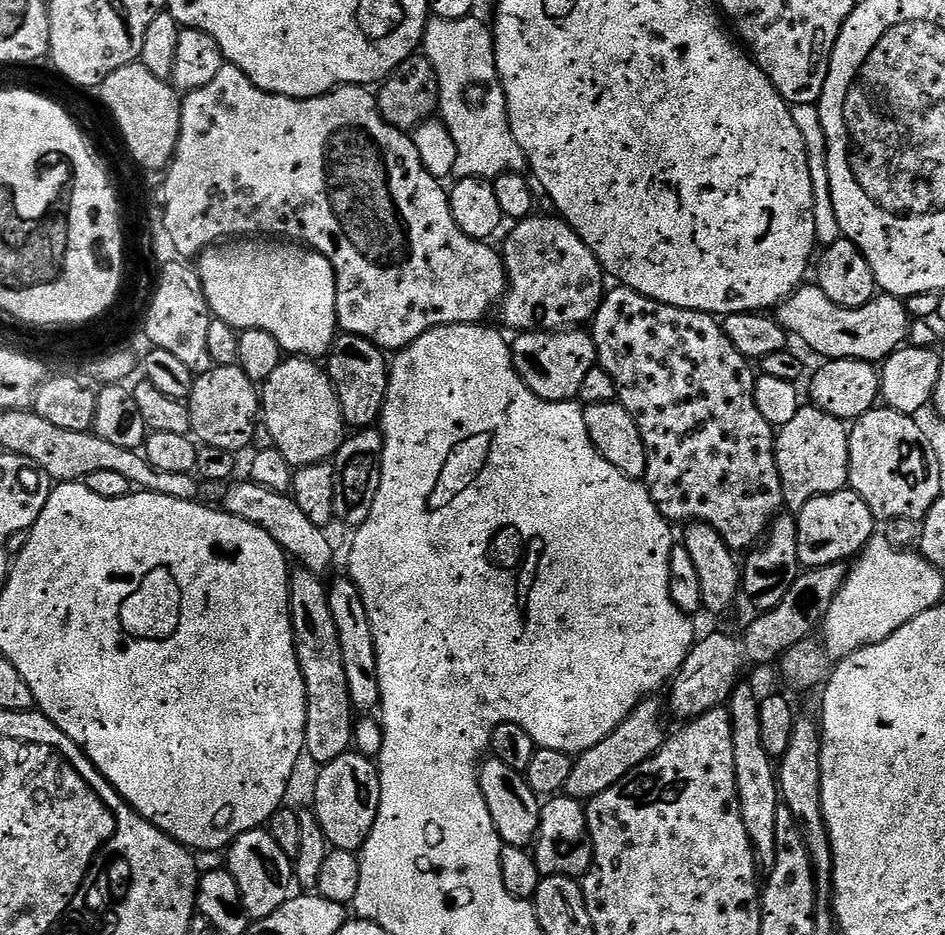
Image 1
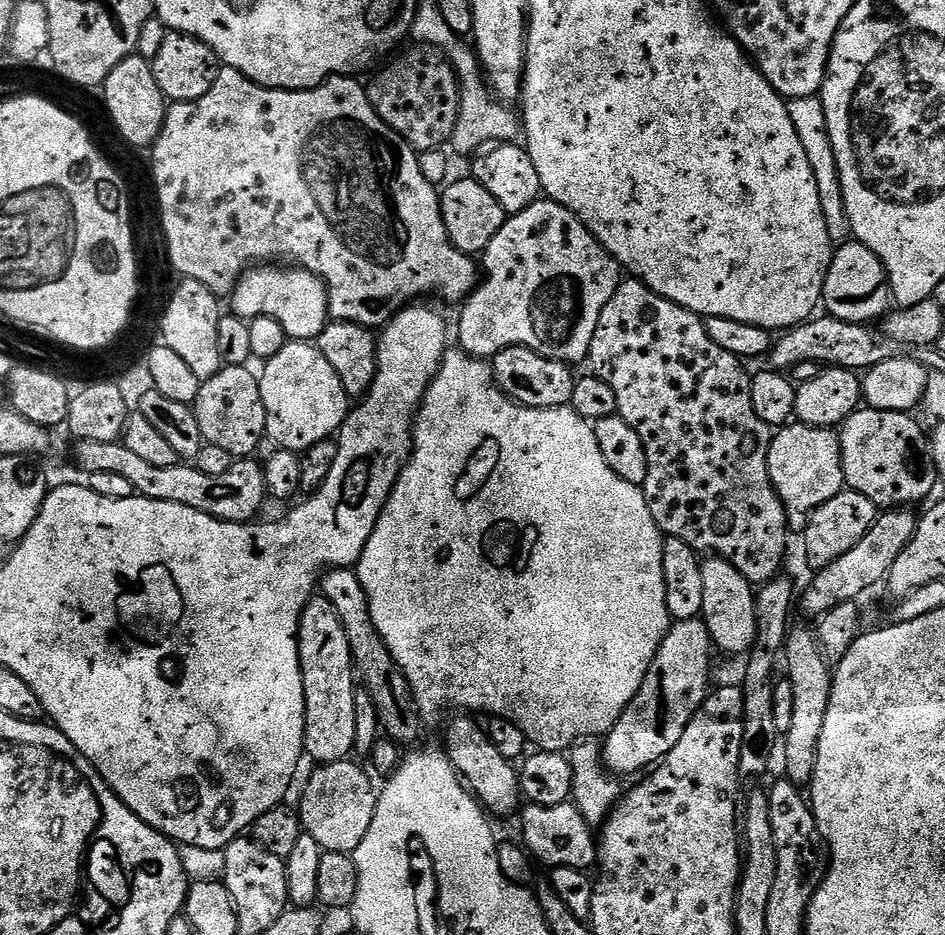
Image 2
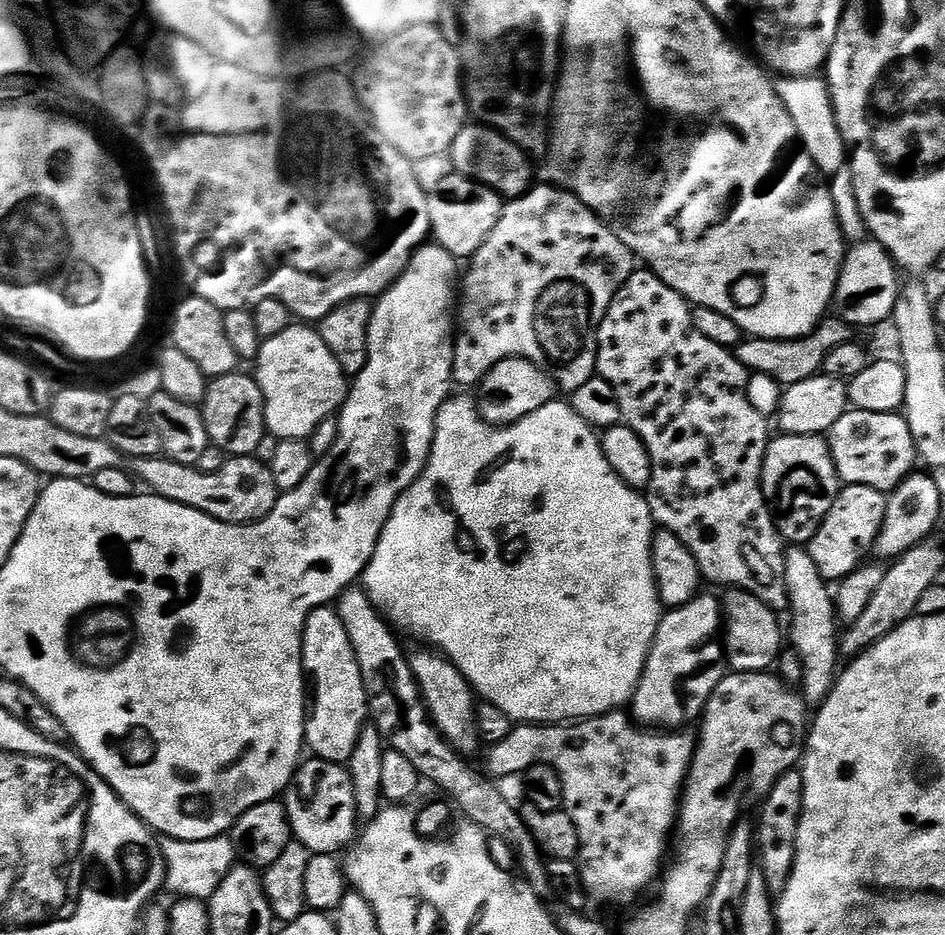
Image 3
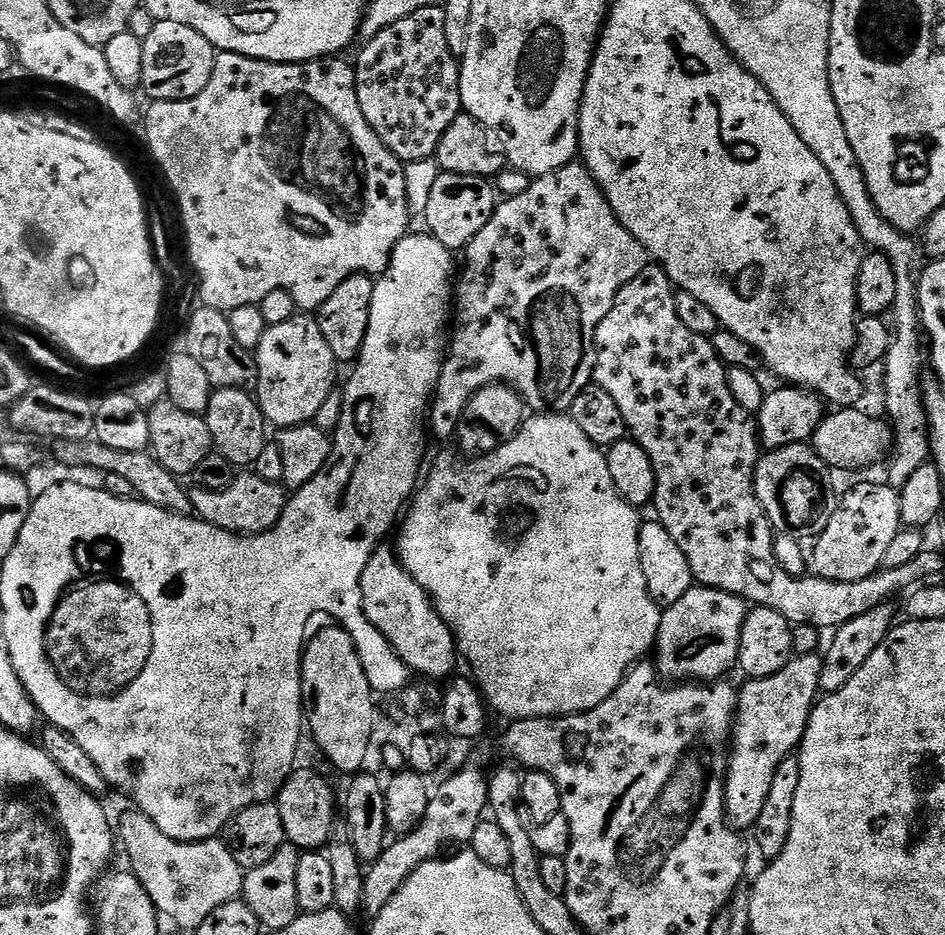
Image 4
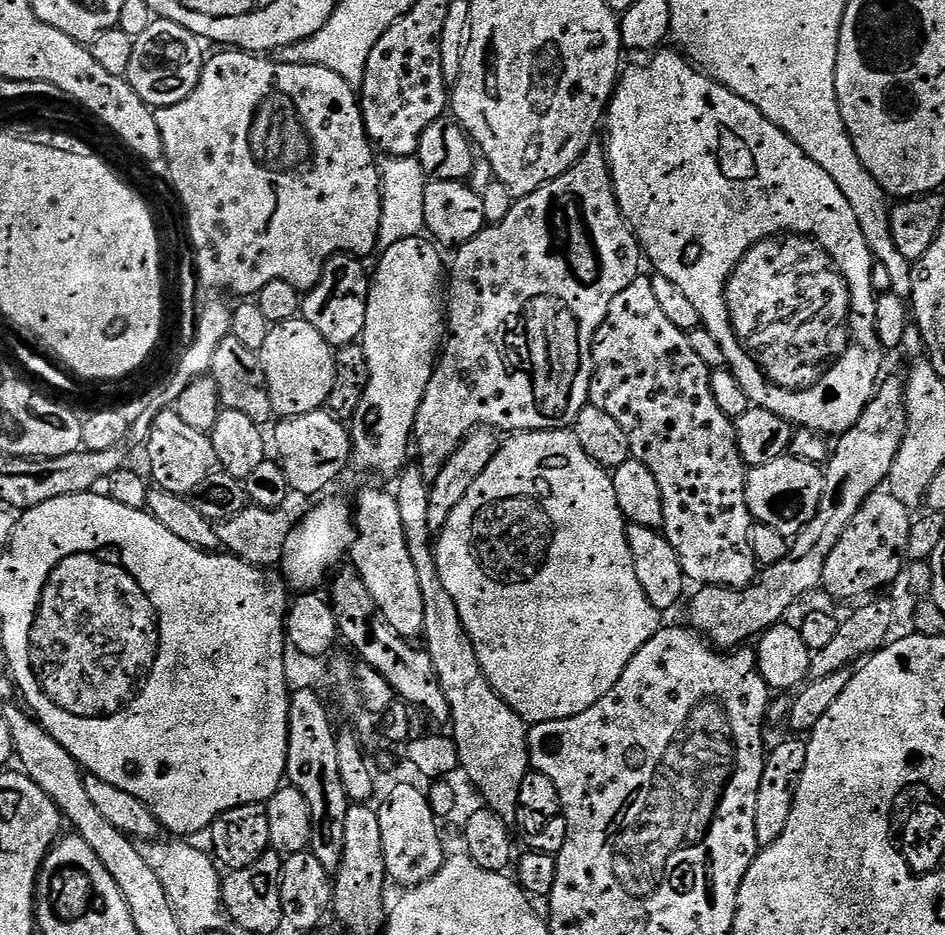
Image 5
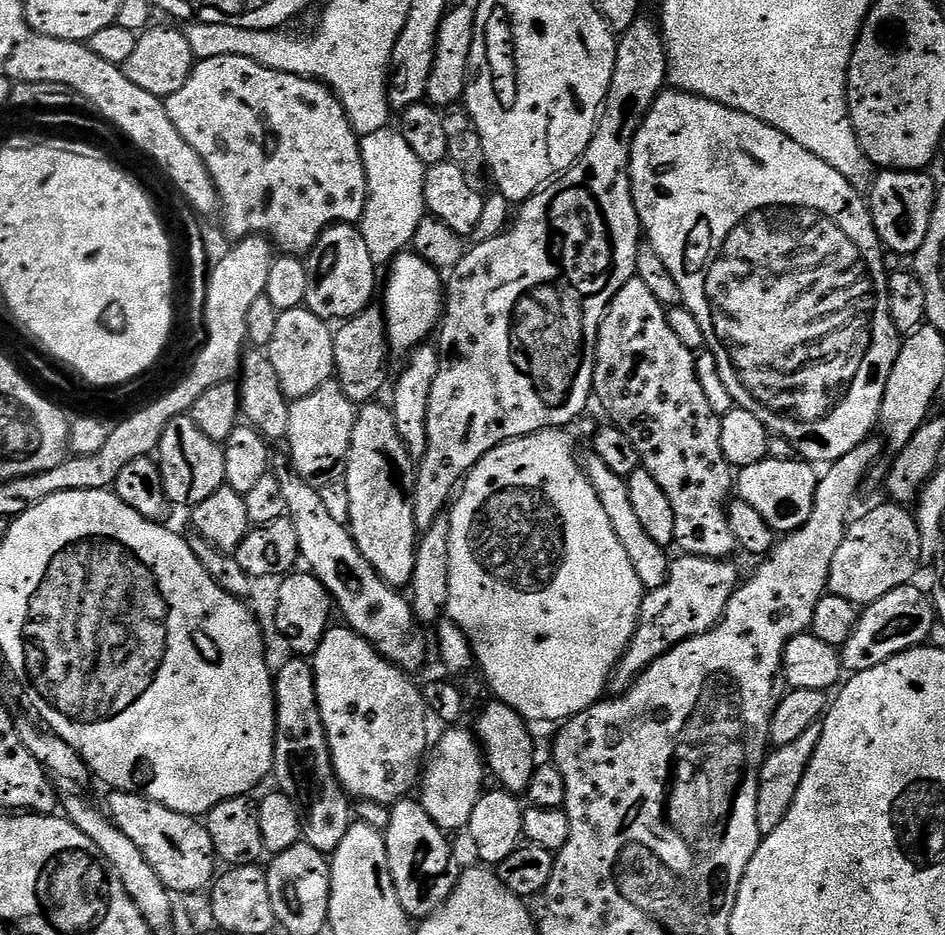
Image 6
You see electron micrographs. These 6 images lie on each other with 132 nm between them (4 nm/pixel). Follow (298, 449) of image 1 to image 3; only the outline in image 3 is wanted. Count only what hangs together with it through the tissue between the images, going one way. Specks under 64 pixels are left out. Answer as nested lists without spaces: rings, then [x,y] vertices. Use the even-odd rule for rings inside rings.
[[[296,322],[291,328],[282,330],[282,334],[263,341],[254,367],[254,379],[264,399],[264,426],[267,435],[276,436],[277,441],[307,440],[314,434],[314,430],[318,430],[318,422],[333,419],[345,407],[350,391],[349,377],[344,375],[342,366],[338,366],[334,354],[330,354],[326,342],[322,342],[315,327]]]

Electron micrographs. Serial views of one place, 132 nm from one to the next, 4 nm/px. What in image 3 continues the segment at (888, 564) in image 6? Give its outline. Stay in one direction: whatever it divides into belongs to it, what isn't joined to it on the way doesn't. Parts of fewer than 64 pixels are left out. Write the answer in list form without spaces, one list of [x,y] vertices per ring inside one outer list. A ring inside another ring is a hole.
[[[850,484],[841,487],[834,506],[820,521],[818,534],[806,545],[818,574],[829,582],[845,580],[852,572],[861,567],[864,555],[871,553],[883,524],[887,506],[885,493],[874,490],[870,486]]]

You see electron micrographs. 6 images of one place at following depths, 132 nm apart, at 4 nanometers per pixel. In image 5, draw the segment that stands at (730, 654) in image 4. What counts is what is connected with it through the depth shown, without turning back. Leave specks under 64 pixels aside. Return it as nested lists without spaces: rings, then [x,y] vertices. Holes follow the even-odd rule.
[[[892,376],[881,379],[876,394],[862,410],[862,418],[854,422],[854,426],[848,432],[843,433],[835,441],[834,451],[826,461],[824,474],[824,497],[810,522],[794,538],[790,551],[786,558],[769,563],[768,568],[759,573],[758,579],[744,588],[722,588],[718,584],[709,584],[699,589],[700,593],[692,600],[691,627],[703,634],[717,649],[735,650],[747,645],[753,638],[759,637],[770,626],[781,623],[784,616],[807,592],[812,592],[822,584],[822,570],[826,570],[826,558],[830,558],[830,550],[838,546],[838,538],[842,538],[842,530],[850,526],[854,514],[870,498],[872,492],[877,491],[887,481],[890,474],[890,466],[894,466],[894,458],[898,454],[898,446],[902,446],[902,438],[906,438],[906,426],[908,415],[904,405],[904,380],[901,377]]]

